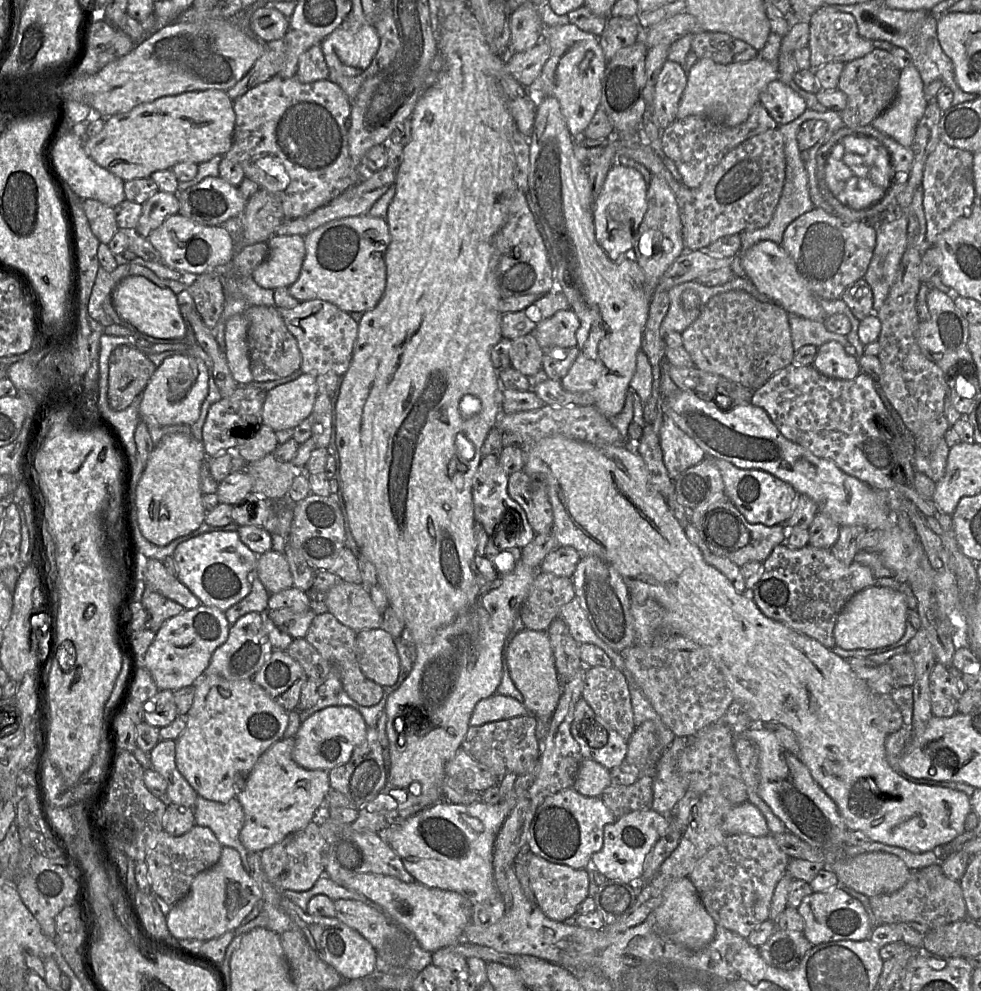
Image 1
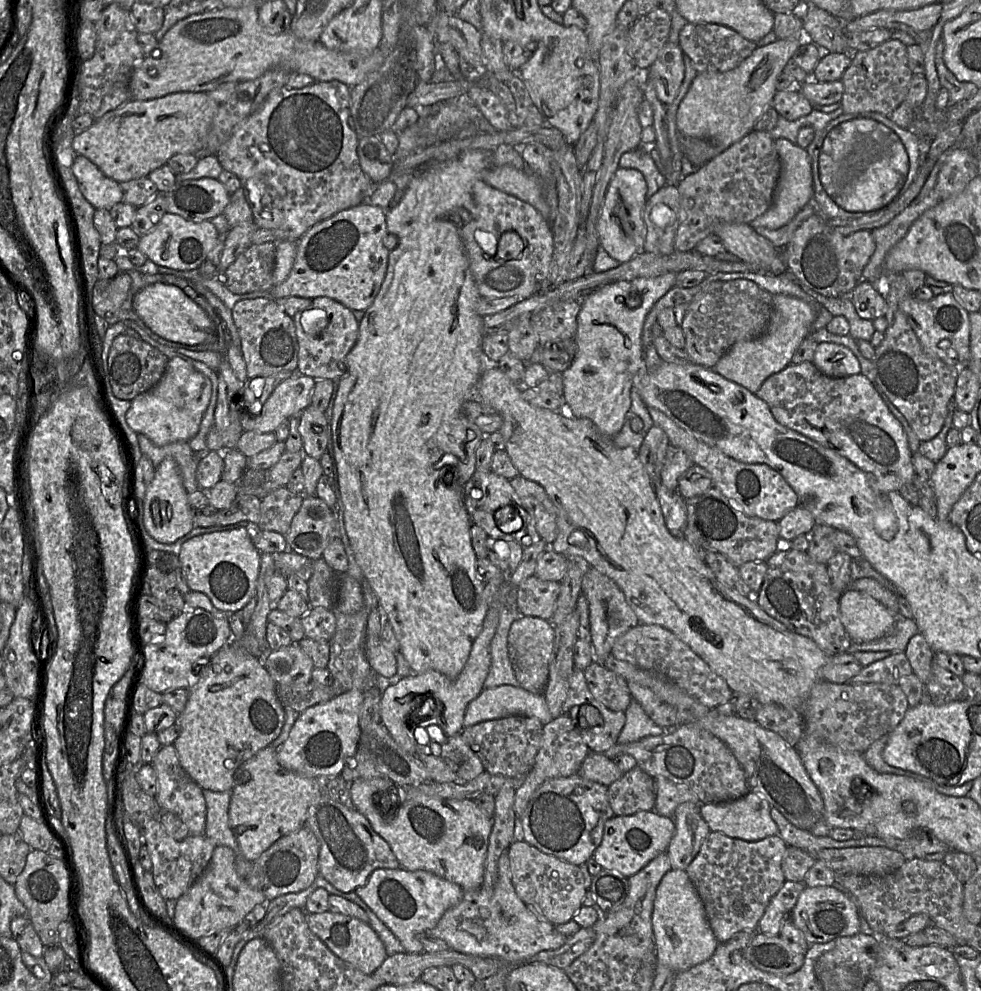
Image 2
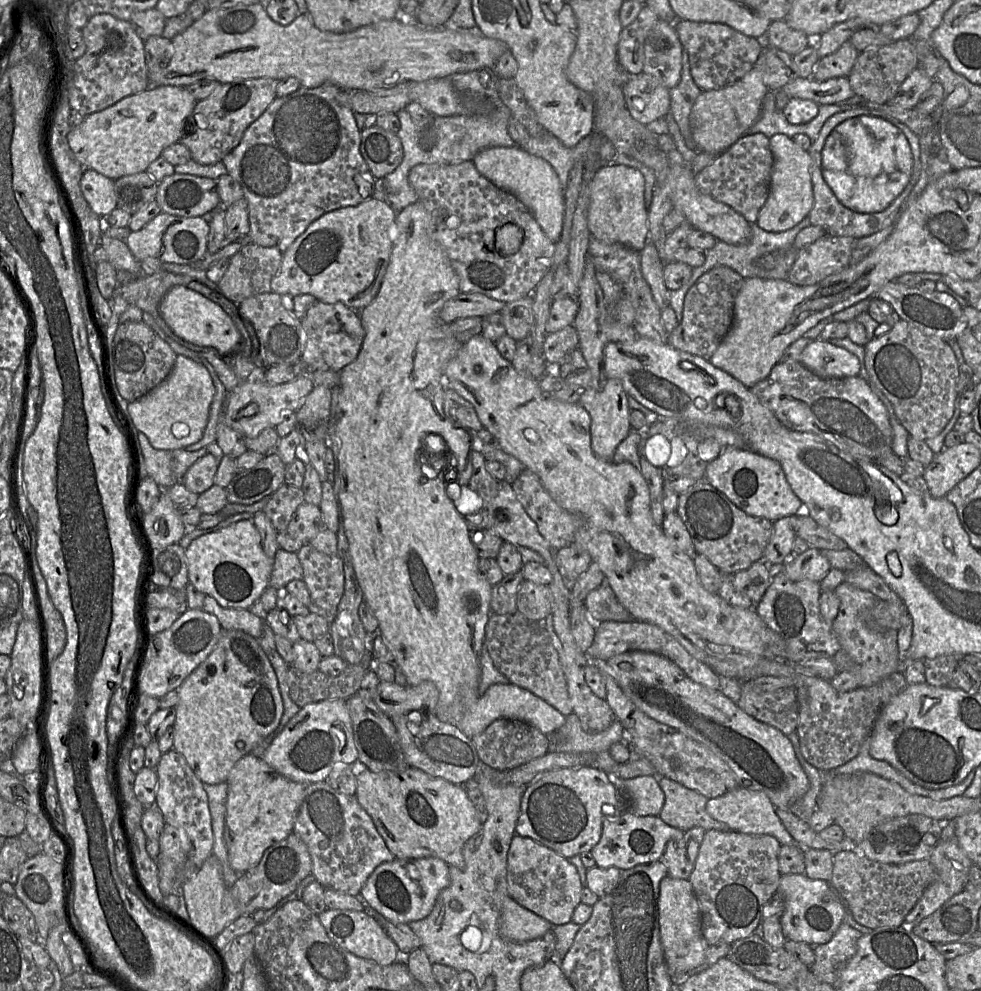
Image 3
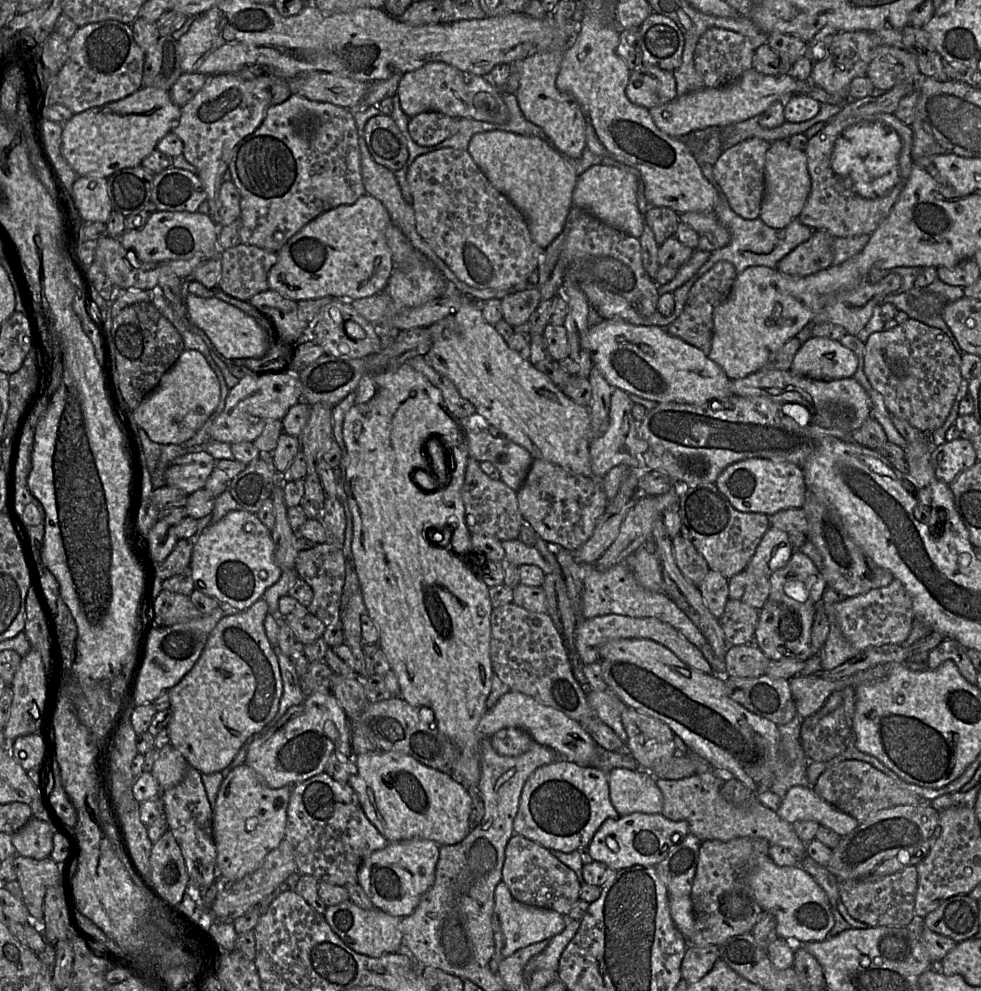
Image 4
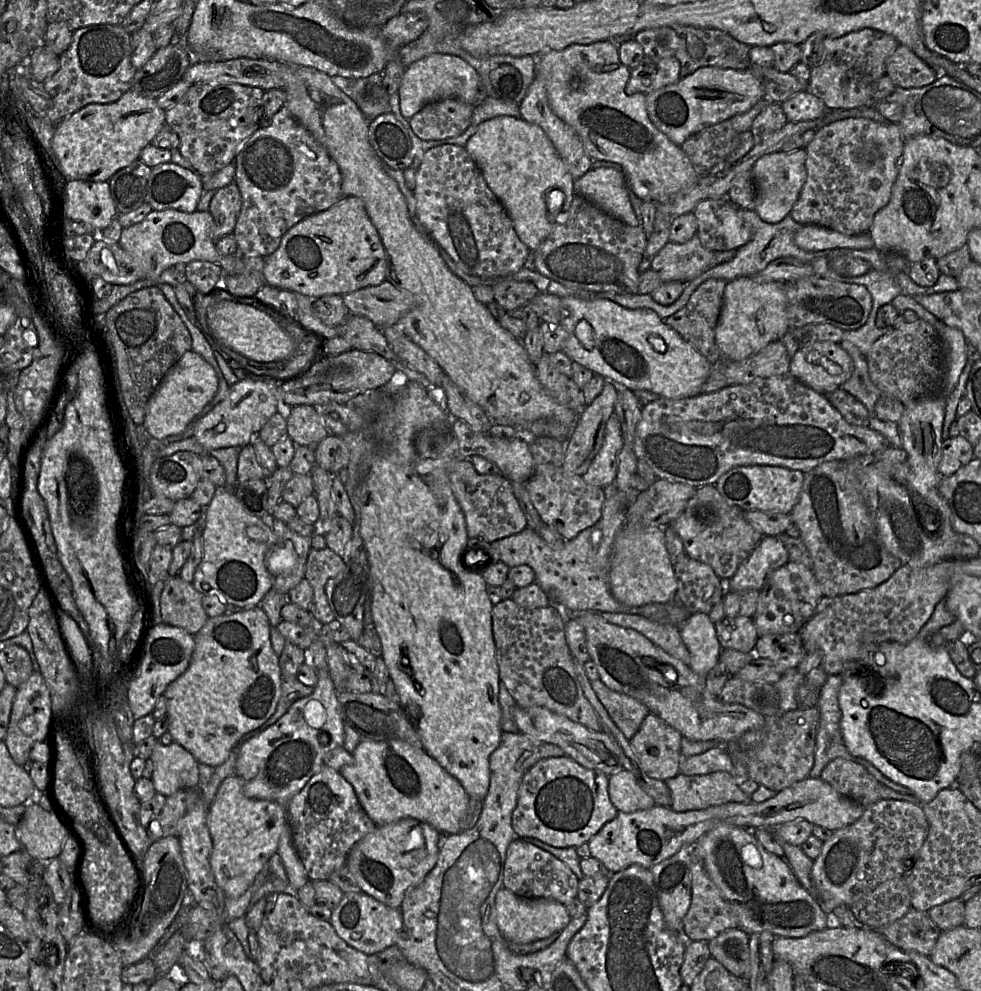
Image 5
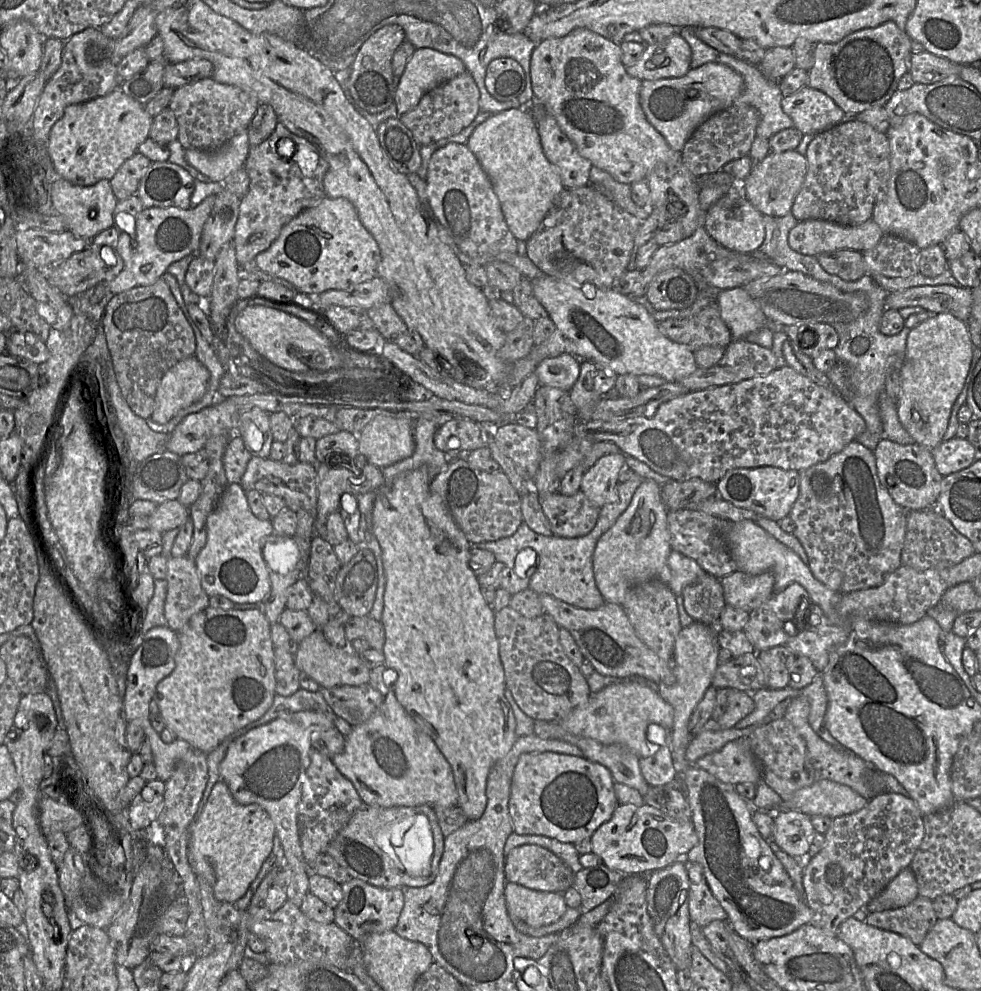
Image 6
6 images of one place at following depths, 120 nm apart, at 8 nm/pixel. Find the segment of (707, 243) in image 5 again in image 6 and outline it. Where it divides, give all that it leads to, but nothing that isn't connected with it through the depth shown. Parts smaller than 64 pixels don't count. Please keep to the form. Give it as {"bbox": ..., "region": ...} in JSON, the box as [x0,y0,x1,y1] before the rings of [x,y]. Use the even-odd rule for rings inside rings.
{"bbox":[702,180,765,253],"region":[[[734,180],[729,191],[706,210],[702,227],[720,245],[741,253],[753,253],[765,237],[762,214],[743,195],[743,186],[738,180]]]}

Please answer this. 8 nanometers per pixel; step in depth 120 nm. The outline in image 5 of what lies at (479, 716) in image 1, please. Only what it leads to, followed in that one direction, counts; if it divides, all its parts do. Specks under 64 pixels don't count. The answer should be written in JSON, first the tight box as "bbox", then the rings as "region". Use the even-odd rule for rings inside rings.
{"bbox":[513,704,622,776],"region":[[[516,704],[513,719],[518,732],[535,741],[552,743],[559,746],[564,756],[568,756],[587,769],[600,770],[610,776],[622,767],[622,753],[617,743],[603,731],[592,731],[567,717],[554,713],[544,707],[523,708]]]}

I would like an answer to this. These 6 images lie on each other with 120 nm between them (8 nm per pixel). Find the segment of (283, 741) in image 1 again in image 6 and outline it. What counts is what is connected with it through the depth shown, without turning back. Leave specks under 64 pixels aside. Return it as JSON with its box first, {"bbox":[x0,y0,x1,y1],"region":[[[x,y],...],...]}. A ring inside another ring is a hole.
{"bbox":[188,780,275,904],"region":[[[220,780],[213,786],[201,815],[189,827],[188,861],[195,875],[212,887],[219,902],[234,904],[244,896],[270,855],[275,834],[275,825],[262,807],[237,803],[226,783]]]}

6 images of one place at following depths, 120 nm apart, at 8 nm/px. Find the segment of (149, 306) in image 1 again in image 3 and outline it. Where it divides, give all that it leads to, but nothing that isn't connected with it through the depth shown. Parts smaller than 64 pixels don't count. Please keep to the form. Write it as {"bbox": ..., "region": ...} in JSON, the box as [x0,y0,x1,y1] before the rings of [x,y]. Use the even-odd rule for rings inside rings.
{"bbox":[160,287,251,356],"region":[[[172,287],[160,302],[160,314],[177,337],[199,346],[213,347],[219,351],[220,355],[231,356],[245,353],[251,347],[251,343],[248,348],[245,348],[243,344],[241,344],[242,336],[239,330],[236,328],[231,317],[221,308],[221,306],[187,287]]]}

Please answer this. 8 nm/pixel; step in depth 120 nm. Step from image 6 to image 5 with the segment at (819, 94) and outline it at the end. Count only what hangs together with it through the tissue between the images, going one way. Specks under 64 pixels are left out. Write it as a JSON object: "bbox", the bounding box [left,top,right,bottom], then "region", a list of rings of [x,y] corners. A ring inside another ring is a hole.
{"bbox":[781,90,828,122],"region":[[[808,90],[790,97],[782,102],[781,106],[789,122],[816,120],[828,110],[823,101]]]}

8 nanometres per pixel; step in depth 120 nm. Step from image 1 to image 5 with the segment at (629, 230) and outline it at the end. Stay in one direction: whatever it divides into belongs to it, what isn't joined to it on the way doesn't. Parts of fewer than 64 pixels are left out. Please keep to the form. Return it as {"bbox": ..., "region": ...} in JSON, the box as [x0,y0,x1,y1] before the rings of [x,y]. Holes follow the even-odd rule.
{"bbox":[574,168,638,226],"region":[[[621,168],[590,169],[574,181],[574,191],[593,202],[605,213],[629,226],[638,226],[628,194],[628,183]]]}

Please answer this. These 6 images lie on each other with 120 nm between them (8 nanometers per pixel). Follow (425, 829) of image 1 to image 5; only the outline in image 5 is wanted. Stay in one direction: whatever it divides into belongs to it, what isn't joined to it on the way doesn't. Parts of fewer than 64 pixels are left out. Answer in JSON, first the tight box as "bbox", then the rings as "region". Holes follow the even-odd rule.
{"bbox":[338,740,470,835],"region":[[[361,740],[352,756],[354,762],[342,767],[338,772],[353,786],[362,808],[377,826],[387,825],[404,818],[413,818],[419,822],[428,823],[442,835],[461,832],[460,823],[467,811],[470,797],[460,782],[424,749],[415,748],[401,740]]]}

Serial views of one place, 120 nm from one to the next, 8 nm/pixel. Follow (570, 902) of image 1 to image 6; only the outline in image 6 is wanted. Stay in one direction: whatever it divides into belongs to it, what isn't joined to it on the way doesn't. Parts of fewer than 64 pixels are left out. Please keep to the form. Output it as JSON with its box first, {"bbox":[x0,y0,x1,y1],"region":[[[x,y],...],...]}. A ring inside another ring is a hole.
{"bbox":[505,844,574,893],"region":[[[523,844],[505,858],[507,882],[546,892],[564,893],[573,885],[574,873],[554,853],[538,845]]]}

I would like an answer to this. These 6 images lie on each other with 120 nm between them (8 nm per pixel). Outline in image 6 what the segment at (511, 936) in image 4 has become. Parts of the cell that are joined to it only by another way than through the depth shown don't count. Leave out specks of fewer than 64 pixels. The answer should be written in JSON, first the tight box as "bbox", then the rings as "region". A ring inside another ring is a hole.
{"bbox":[504,882,567,928],"region":[[[507,882],[504,889],[509,915],[539,928],[560,919],[567,910],[562,893],[529,889]]]}

